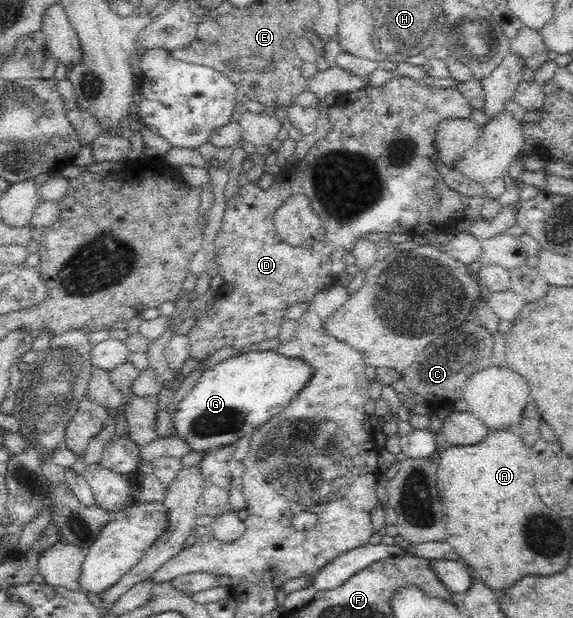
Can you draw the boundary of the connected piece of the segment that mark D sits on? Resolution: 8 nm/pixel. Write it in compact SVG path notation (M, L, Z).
M394 76L388 78L388 82L384 85L378 85L377 88L368 86L362 90L346 93L341 96L339 101L329 108L327 113L330 124L332 124L332 131L328 133L325 138L322 138L322 140L316 141L307 154L298 161L298 164L286 168L285 173L285 175L288 176L288 180L290 180L288 184L292 184L292 187L290 187L291 192L307 196L314 213L320 217L322 226L325 228L323 239L310 247L290 246L278 235L273 226L273 214L280 208L280 192L276 192L276 188L273 188L274 184L272 184L272 187L269 187L267 191L265 191L264 188L260 188L257 184L250 182L241 186L239 191L233 194L232 198L230 198L226 204L222 224L214 242L215 255L213 261L215 262L215 268L213 273L220 274L224 282L217 289L215 302L212 304L211 308L205 310L202 316L198 316L194 321L189 323L190 327L187 335L191 345L190 357L194 360L202 361L206 359L207 355L214 355L224 347L239 350L244 347L250 347L253 344L258 344L258 342L262 342L263 340L272 340L272 338L278 337L278 330L280 330L280 326L282 326L287 308L290 308L292 304L310 303L312 298L314 298L322 288L334 286L334 280L339 278L338 274L344 270L344 265L341 263L343 252L352 250L353 245L356 244L356 240L360 239L362 235L376 232L388 232L389 235L408 234L411 236L416 234L423 235L424 232L440 233L441 231L448 231L458 220L462 220L462 218L465 217L464 211L466 207L470 205L471 199L469 196L462 195L458 191L450 188L440 173L436 171L434 162L439 158L436 152L436 136L439 124L442 120L455 118L468 119L470 118L470 114L472 114L472 110L466 98L459 92L457 85L451 88L430 88L427 87L422 80L410 79L410 77Z

